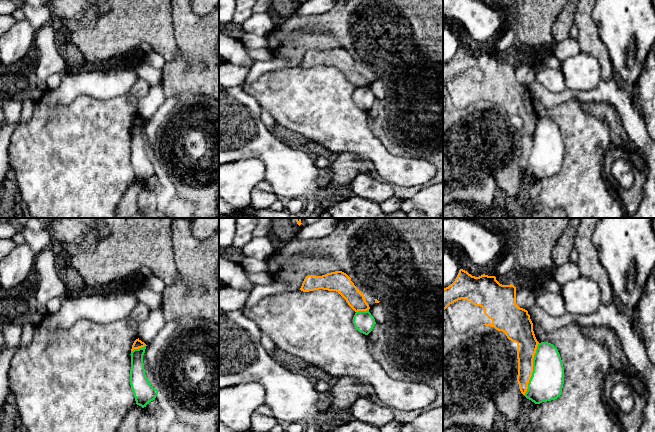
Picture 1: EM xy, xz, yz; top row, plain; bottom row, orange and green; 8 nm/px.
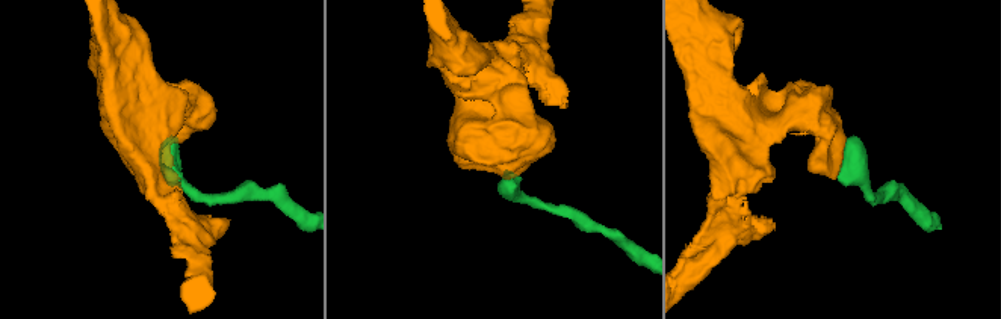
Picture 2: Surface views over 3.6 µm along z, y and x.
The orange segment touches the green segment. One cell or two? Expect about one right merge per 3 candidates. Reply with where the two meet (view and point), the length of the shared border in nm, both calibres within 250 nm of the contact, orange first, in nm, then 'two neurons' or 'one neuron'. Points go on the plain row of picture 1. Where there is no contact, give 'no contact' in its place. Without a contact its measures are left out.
contact yz (532, 145); length 440 nm; calibres 160 and 260 nm; two neurons

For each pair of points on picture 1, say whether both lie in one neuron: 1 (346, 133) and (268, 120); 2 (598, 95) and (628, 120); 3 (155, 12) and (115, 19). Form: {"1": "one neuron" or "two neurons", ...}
{"1": "two neurons", "2": "one neuron", "3": "one neuron"}

